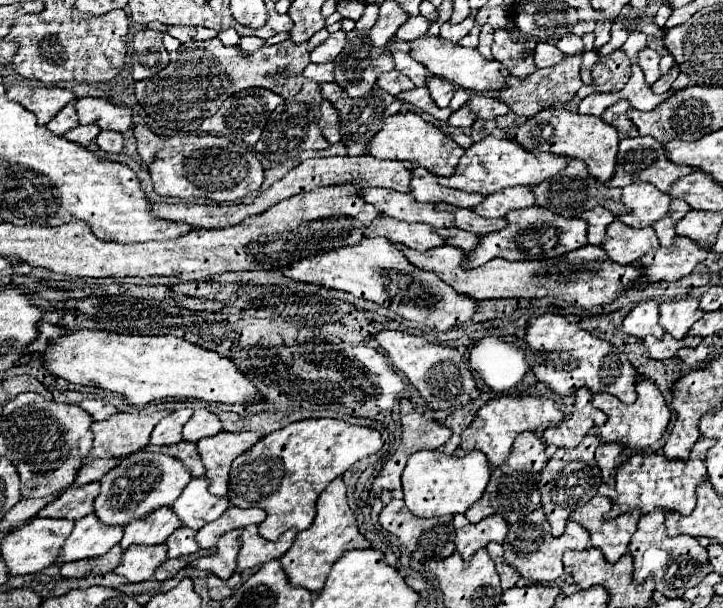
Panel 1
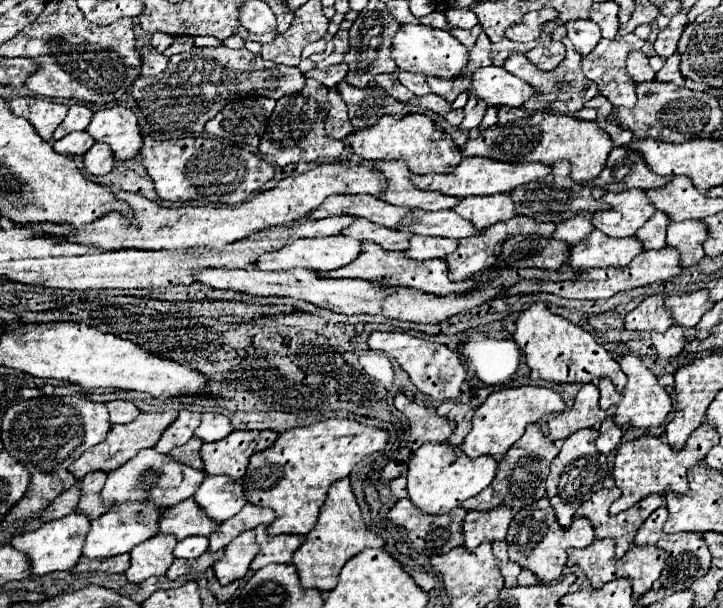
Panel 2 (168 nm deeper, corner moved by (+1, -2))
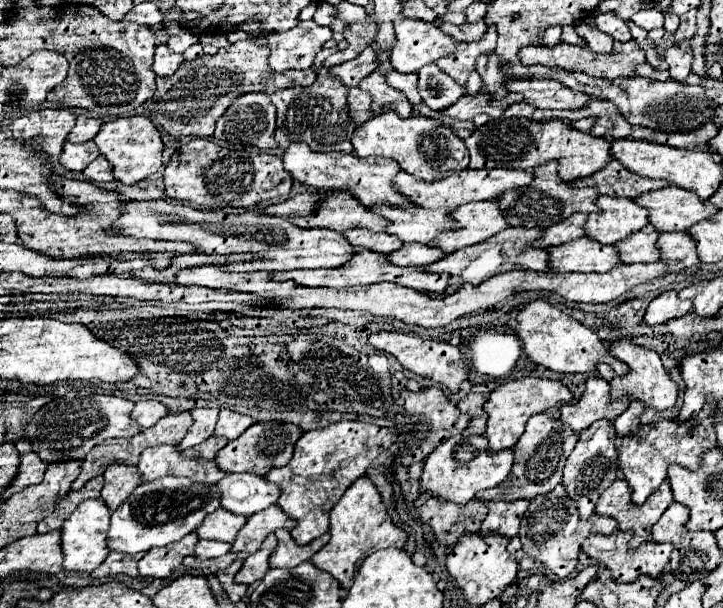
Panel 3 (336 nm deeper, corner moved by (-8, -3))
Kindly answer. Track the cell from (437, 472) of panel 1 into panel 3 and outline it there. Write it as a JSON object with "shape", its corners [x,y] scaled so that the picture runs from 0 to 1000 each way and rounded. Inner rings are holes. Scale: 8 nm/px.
{"shape":[[[631,715],[606,732],[586,762],[581,785],[581,808],[598,811],[609,824],[625,824],[631,831],[645,831],[658,817],[661,808],[680,804],[692,798],[708,768],[708,742],[689,742],[678,748],[672,742],[669,715]]]}

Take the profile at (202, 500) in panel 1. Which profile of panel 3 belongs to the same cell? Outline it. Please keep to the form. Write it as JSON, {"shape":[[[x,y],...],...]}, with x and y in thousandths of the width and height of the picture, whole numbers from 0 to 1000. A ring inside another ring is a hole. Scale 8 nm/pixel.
{"shape":[[[318,778],[302,791],[304,827],[324,847],[351,847],[385,824],[385,801],[351,778]]]}

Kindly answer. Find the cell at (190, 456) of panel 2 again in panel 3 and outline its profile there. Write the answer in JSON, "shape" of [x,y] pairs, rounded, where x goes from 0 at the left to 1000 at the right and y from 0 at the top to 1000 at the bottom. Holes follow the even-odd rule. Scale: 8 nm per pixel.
{"shape":[[[290,719],[285,725],[279,725],[277,732],[271,735],[263,735],[257,742],[252,742],[254,752],[279,752],[279,755],[296,755],[296,748],[302,745],[302,738],[307,738],[310,732],[315,729],[315,722],[307,722],[307,719]]]}

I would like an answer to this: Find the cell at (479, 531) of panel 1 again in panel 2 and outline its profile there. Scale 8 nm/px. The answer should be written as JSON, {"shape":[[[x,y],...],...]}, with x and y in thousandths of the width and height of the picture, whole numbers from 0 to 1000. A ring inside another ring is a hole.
{"shape":[[[690,832],[674,842],[654,839],[640,855],[643,872],[643,901],[657,905],[668,888],[698,888],[701,865],[710,852],[710,842],[704,832]]]}

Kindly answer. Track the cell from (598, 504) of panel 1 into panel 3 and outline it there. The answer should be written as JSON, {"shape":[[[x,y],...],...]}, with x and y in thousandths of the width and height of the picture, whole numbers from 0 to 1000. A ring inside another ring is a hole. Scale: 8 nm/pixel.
{"shape":[[[852,788],[852,791],[849,791],[849,794],[846,794],[846,798],[844,798],[833,814],[830,814],[822,844],[852,854],[858,873],[874,873],[874,887],[871,887],[869,900],[877,903],[877,900],[888,896],[891,890],[896,890],[902,863],[916,850],[916,844],[924,837],[924,831],[927,831],[932,821],[929,821],[929,808],[927,808],[924,791],[916,794],[916,798],[913,798],[913,801],[910,801],[910,804],[907,804],[896,821],[893,821],[893,827],[885,831],[885,834],[877,834],[877,831],[874,831],[874,824],[871,824],[871,811],[874,811],[874,804],[869,801],[869,794],[866,794],[863,788]]]}

